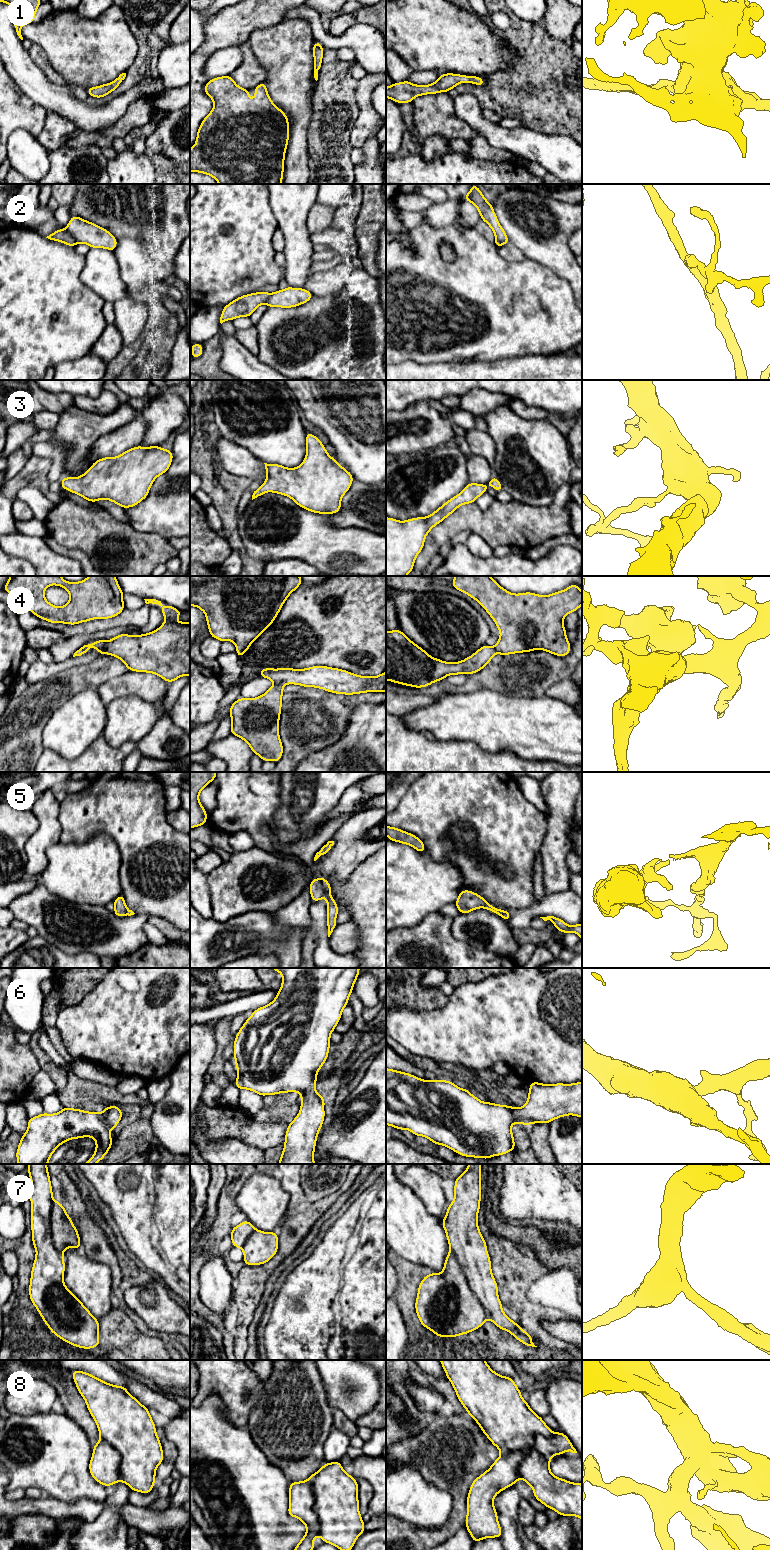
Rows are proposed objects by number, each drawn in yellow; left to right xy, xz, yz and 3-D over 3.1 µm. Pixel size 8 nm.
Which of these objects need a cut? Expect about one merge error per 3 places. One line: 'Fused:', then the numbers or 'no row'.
Fused: 5

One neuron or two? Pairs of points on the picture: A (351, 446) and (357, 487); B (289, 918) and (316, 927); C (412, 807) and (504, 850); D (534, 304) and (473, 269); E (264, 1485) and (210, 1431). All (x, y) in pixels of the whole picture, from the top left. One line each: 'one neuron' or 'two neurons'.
A: two neurons
B: two neurons
C: one neuron
D: one neuron
E: one neuron

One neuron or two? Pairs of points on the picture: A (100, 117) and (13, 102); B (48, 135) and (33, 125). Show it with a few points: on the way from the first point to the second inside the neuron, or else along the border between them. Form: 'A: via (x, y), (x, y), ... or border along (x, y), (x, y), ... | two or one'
A: border along (22, 94), (48, 111) | two
B: border along (48, 112), (43, 129), (36, 136) | two

